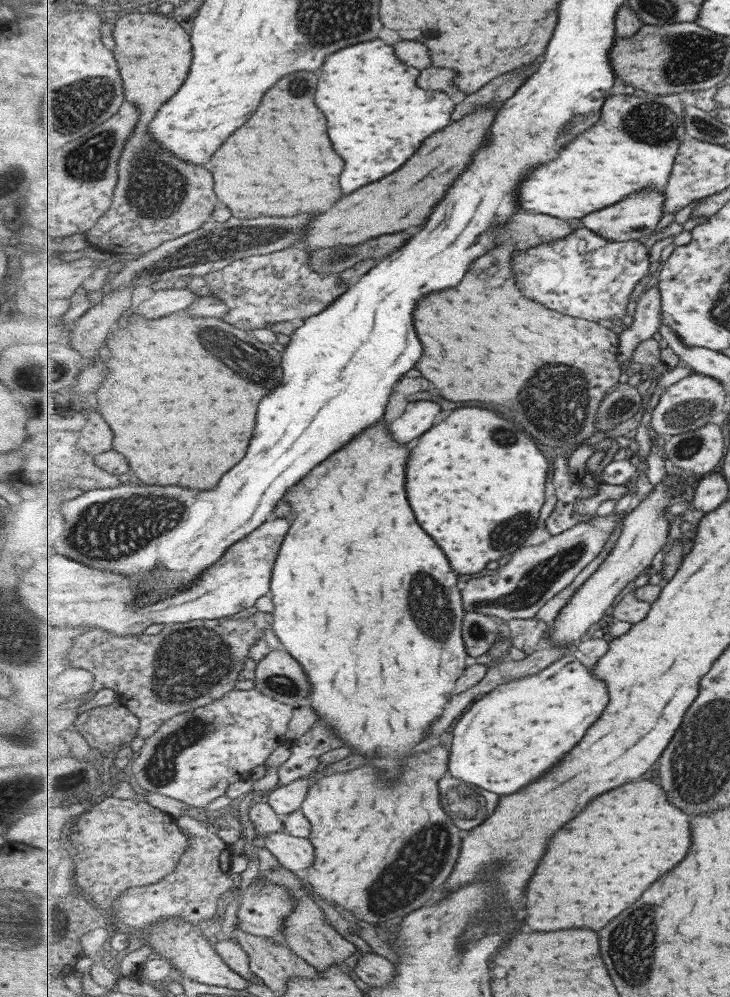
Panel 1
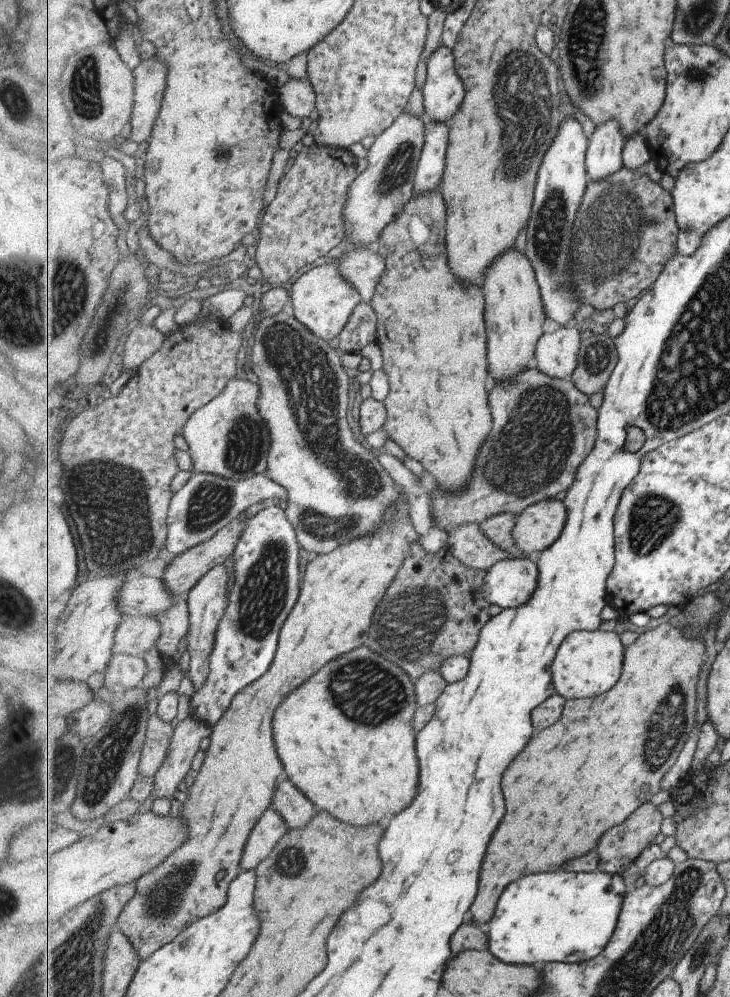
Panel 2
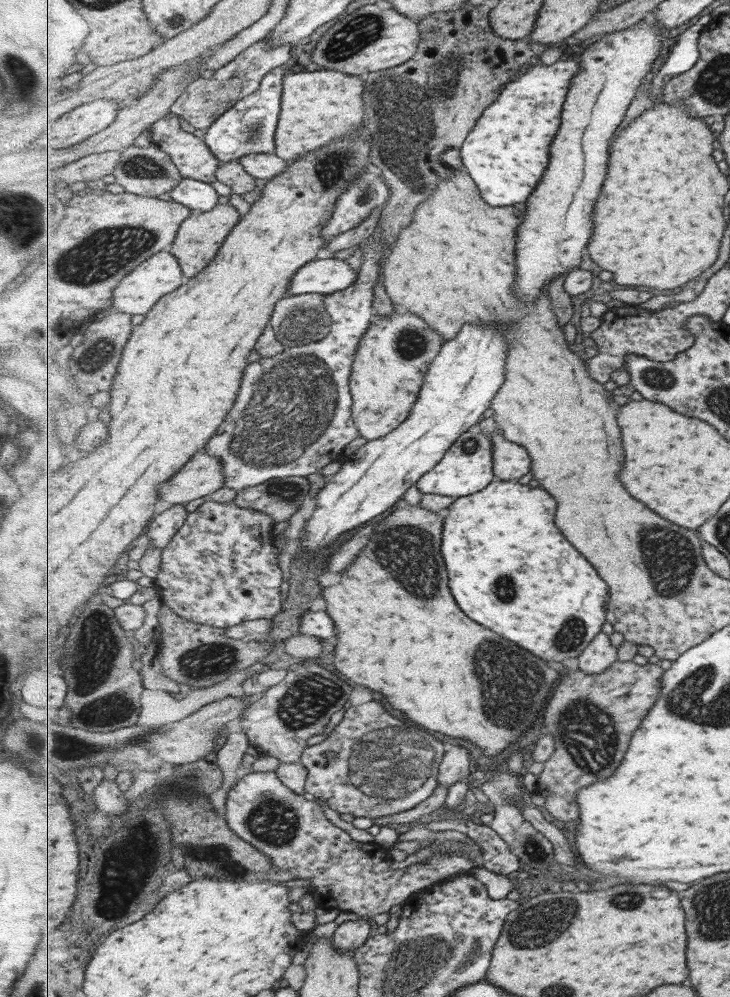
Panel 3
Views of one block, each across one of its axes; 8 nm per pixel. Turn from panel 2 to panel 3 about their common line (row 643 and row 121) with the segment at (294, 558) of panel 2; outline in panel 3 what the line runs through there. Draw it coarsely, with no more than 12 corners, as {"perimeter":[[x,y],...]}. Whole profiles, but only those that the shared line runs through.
{"perimeter":[[280,67],[206,131],[231,162],[273,154],[284,78]]}

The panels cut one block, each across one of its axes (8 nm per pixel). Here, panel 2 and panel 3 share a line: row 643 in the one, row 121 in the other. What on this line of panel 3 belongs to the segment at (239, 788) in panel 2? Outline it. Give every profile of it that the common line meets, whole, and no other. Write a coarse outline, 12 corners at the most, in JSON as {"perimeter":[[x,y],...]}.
{"perimeter":[[284,78],[275,154],[288,161],[366,126],[363,80]]}

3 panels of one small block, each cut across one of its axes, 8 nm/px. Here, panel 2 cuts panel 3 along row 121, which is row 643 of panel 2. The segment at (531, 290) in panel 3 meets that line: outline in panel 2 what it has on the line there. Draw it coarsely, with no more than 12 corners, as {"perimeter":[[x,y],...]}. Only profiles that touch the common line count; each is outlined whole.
{"perimeter":[[575,631],[553,662],[565,698],[601,696],[619,680],[615,632]]}

